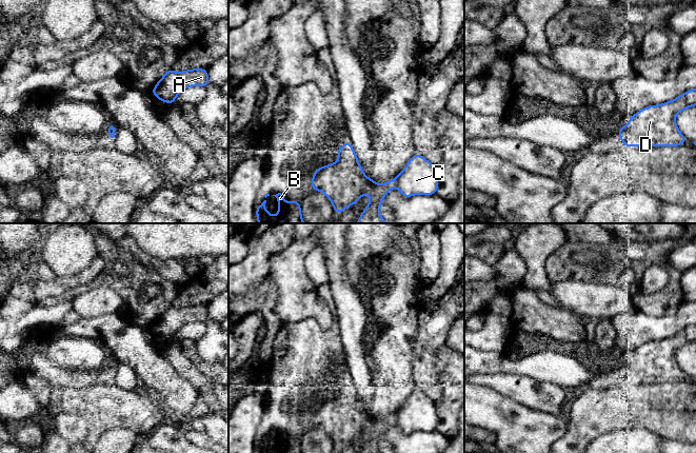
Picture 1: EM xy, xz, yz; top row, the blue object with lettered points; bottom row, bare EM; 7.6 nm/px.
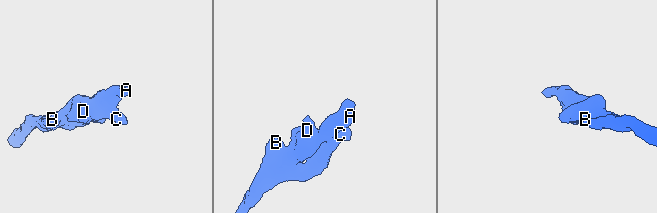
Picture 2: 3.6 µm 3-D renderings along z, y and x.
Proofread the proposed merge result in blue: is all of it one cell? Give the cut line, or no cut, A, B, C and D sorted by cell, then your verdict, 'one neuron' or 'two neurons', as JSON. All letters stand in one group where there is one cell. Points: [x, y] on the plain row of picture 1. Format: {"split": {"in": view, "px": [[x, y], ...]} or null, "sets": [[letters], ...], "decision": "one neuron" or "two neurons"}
{"split": null, "sets": [["A", "B", "C", "D"]], "decision": "one neuron"}

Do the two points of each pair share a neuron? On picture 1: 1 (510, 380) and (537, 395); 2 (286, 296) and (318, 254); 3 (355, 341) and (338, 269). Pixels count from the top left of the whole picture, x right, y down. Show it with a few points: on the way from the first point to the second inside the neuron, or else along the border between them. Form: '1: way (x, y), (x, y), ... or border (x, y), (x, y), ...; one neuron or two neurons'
1: way (516, 387), (531, 393); one neuron
2: border (314, 248), (304, 260), (304, 271), (317, 287); two neurons
3: way (353, 323), (349, 302), (340, 287); one neuron

